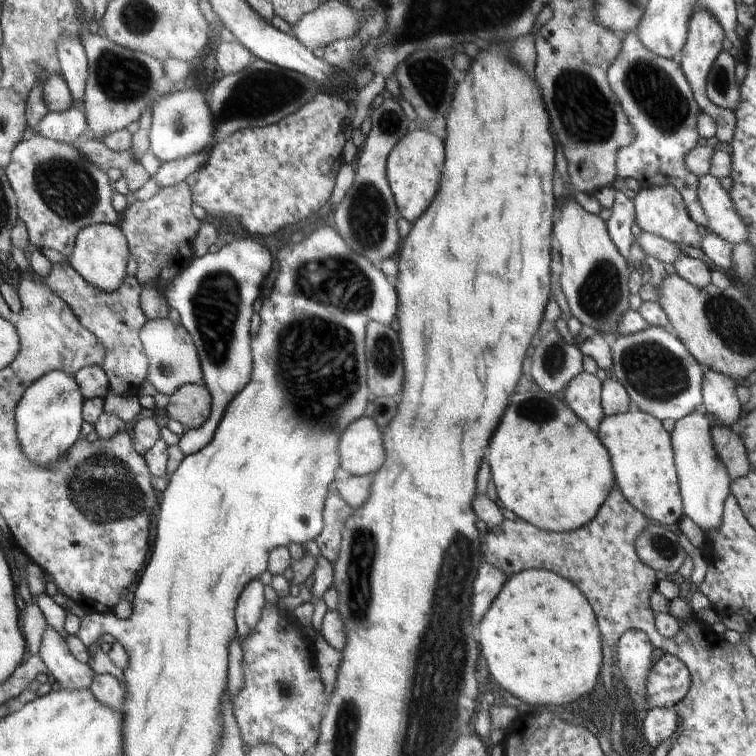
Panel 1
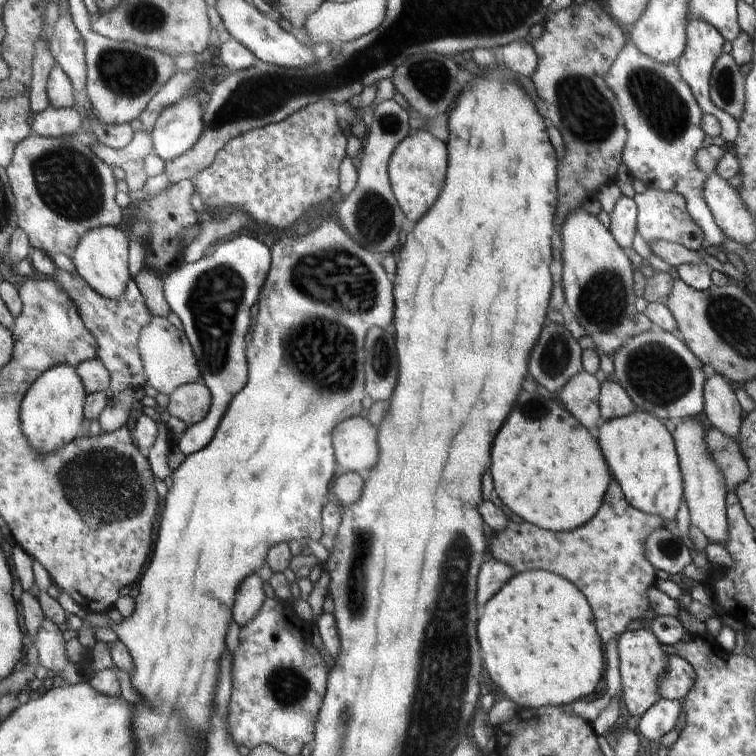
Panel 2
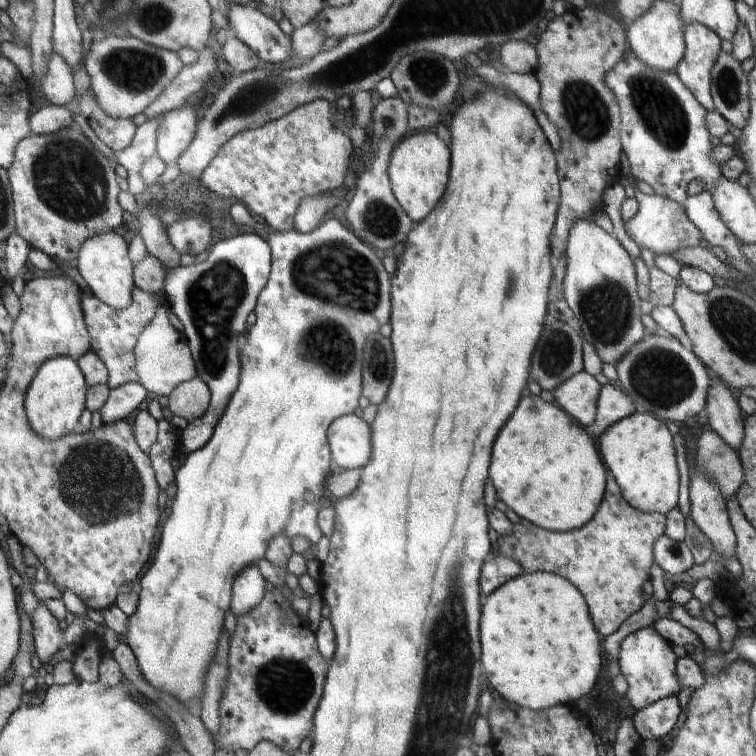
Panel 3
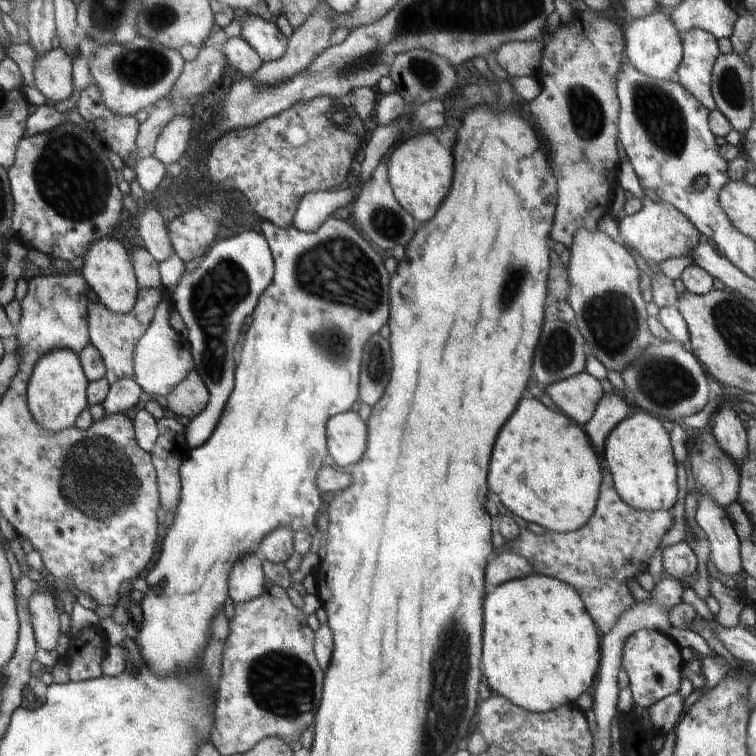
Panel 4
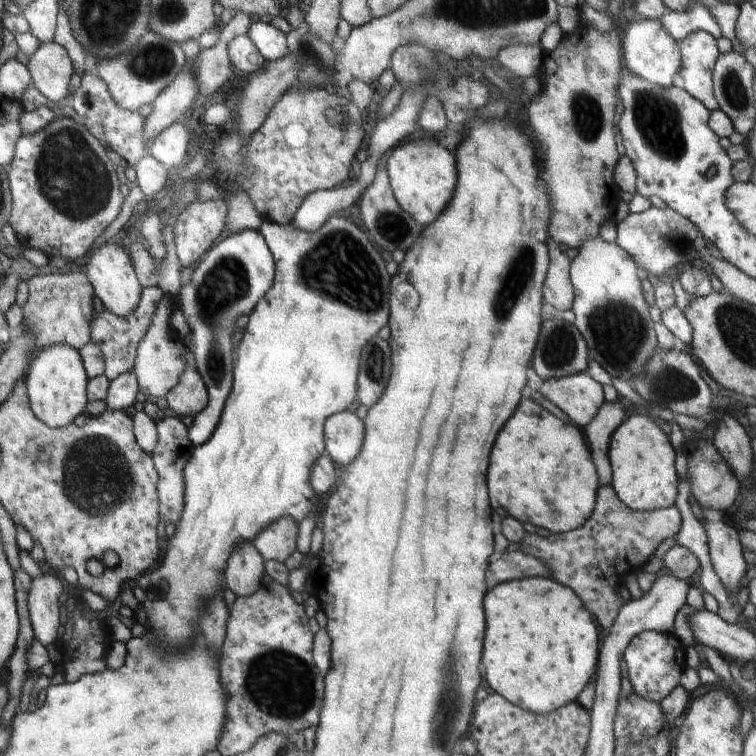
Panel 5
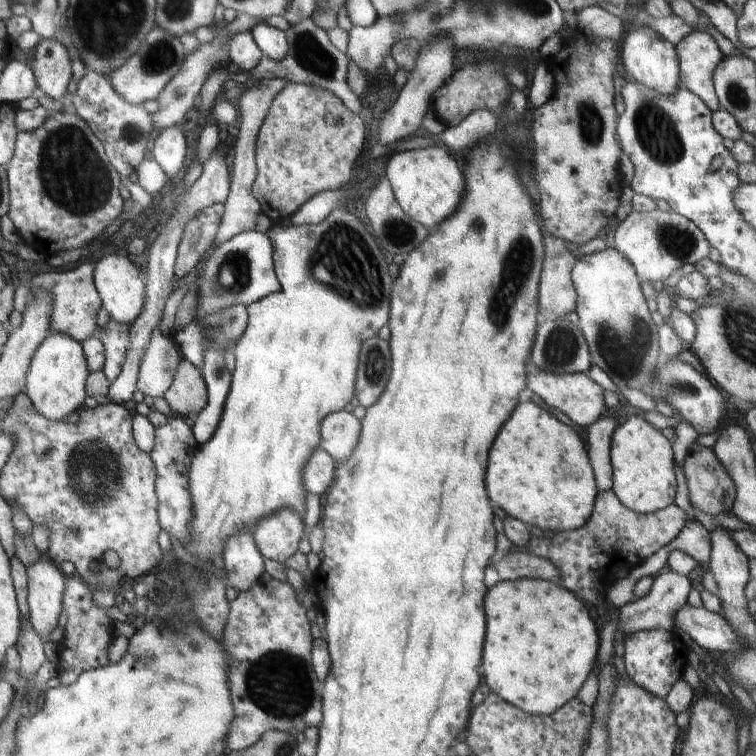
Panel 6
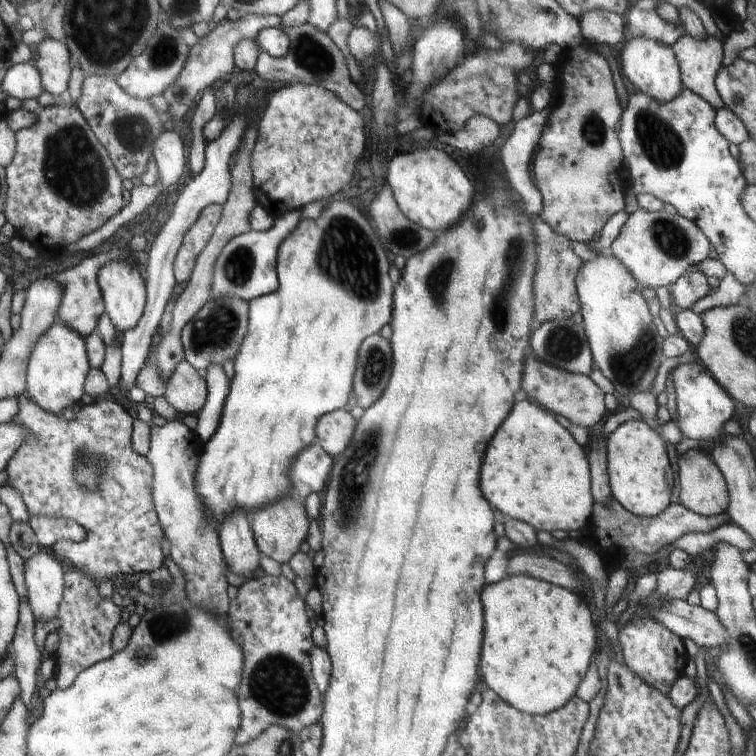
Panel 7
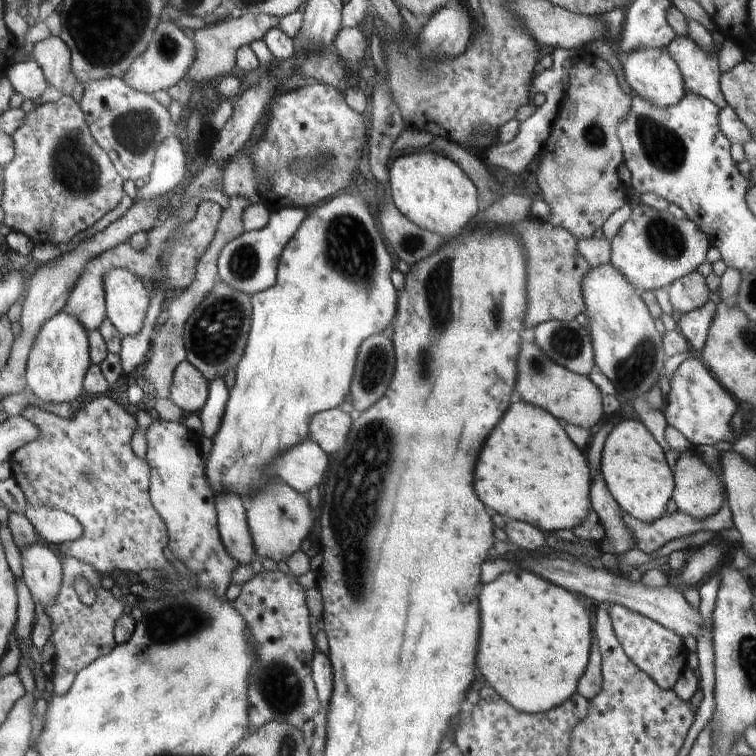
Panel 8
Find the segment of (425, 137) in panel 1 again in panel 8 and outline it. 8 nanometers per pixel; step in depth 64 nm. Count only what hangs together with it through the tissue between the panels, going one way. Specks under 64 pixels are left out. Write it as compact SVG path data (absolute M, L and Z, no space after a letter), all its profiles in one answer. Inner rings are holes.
M415 152L400 156L389 166L388 184L394 205L413 224L445 240L458 236L478 212L478 192L461 167L436 152Z

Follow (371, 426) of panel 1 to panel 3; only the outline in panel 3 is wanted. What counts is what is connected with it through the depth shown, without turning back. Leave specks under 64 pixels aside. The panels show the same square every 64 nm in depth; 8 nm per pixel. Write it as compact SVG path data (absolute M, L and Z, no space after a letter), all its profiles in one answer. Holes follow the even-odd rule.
M355 414L343 415L329 426L329 444L339 470L362 469L371 458L370 425Z

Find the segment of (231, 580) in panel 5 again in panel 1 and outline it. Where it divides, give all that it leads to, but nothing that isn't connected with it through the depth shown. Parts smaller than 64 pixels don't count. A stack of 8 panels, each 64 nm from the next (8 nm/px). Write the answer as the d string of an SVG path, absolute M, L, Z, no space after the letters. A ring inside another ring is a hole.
M257 577L245 586L238 598L236 610L236 624L238 626L238 640L243 641L254 631L257 623L261 621L262 604L264 604L265 587Z

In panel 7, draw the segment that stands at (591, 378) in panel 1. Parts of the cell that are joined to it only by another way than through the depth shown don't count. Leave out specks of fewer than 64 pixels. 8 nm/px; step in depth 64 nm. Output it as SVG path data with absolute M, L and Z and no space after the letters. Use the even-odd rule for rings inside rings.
M530 354L526 358L526 378L522 378L522 392L528 396L528 400L534 398L550 413L563 416L570 423L578 426L592 428L594 424L600 424L604 414L607 414L602 402L603 391L589 376L558 369L542 361L535 354Z

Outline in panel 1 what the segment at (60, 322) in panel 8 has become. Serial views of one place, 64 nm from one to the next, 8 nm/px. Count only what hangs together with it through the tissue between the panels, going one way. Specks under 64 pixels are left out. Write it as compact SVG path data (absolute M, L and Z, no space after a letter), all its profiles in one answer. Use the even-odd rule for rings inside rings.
M56 370L30 388L17 411L23 449L34 463L51 467L77 445L85 420L85 392L76 375Z

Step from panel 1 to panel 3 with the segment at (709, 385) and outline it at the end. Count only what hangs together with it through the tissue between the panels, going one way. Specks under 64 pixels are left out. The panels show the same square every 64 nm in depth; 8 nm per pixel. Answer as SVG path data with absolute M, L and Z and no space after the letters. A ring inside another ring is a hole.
M715 378L713 388L710 389L705 420L729 448L739 452L745 436L745 422L742 420L736 395L732 388Z

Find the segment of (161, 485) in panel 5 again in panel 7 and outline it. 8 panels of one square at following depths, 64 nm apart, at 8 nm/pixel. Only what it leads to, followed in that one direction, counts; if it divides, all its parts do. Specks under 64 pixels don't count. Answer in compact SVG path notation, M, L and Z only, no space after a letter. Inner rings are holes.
M176 418L164 426L151 426L149 452L146 458L153 467L153 506L157 508L158 519L165 530L170 546L172 560L186 574L186 590L192 602L202 602L220 610L218 616L223 619L229 608L229 587L225 562L218 531L215 529L215 518L197 494L195 473L199 464L200 439Z

